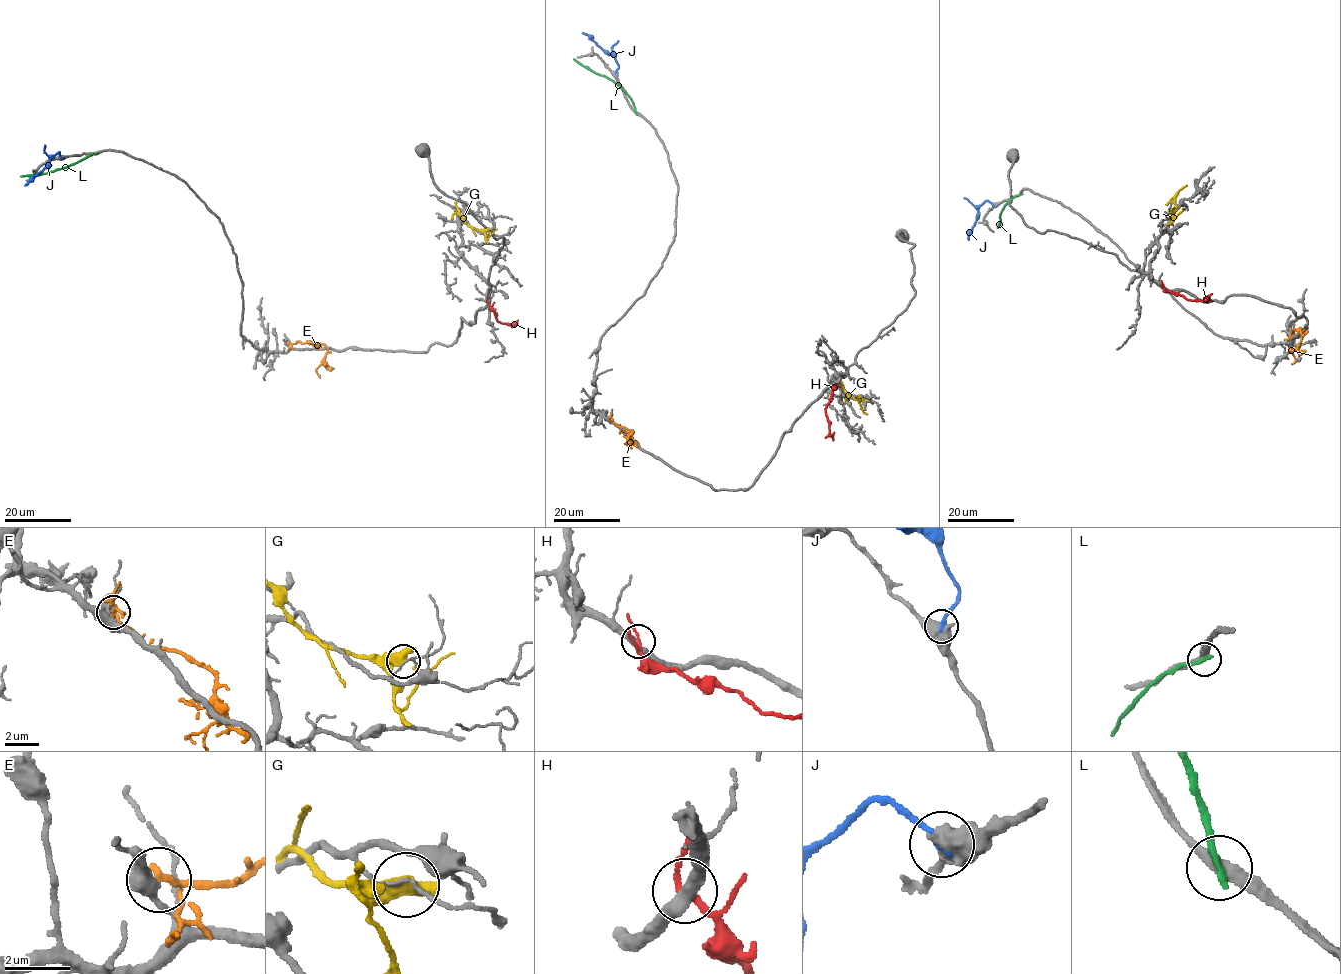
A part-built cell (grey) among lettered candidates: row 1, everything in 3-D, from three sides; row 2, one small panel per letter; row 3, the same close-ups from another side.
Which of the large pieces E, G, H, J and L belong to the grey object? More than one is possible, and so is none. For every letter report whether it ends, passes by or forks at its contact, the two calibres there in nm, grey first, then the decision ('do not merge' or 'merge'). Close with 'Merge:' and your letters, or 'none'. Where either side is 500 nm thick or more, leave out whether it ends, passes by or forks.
E: it passes by; calibres 460 and 170 nm; do not merge
G: calibres 90 and 650 nm; do not merge
H: it passes by; calibres 400 and 180 nm; do not merge
J: calibres 650 and 240 nm; do not merge
L: it ends; calibres 380 and 240 nm; do not merge
Merge: none

